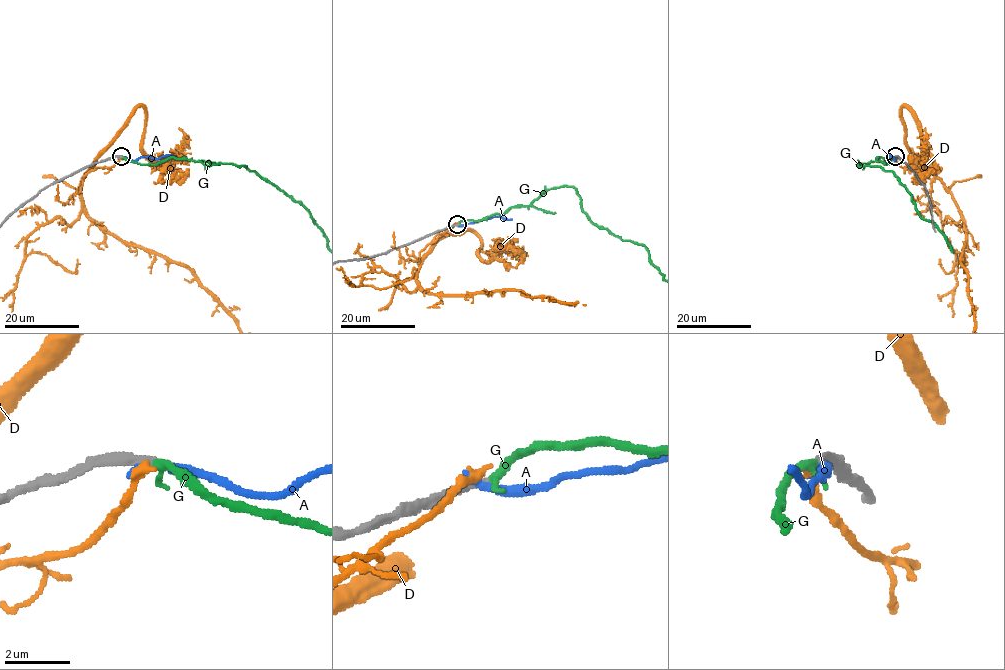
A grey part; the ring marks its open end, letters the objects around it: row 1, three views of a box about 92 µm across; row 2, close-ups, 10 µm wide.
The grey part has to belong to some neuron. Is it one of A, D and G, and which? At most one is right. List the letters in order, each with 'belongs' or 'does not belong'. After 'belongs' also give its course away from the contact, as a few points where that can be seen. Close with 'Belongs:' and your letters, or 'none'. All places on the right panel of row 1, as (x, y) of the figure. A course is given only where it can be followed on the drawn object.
A: does not belong
D: does not belong
G: belongs
Belongs: G

